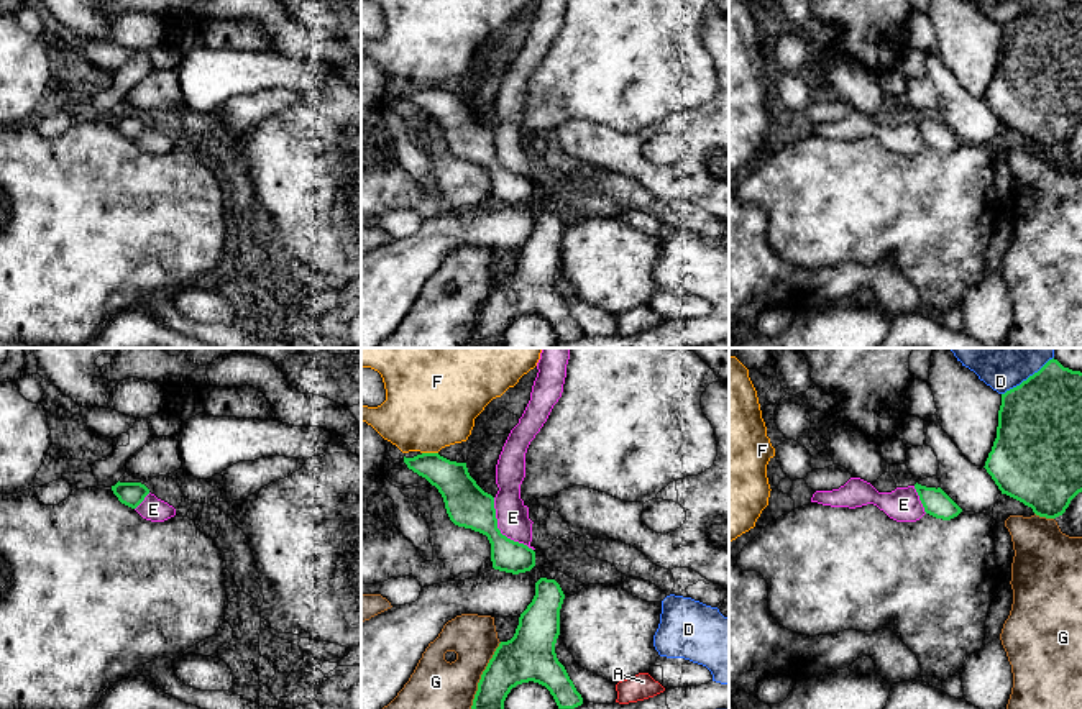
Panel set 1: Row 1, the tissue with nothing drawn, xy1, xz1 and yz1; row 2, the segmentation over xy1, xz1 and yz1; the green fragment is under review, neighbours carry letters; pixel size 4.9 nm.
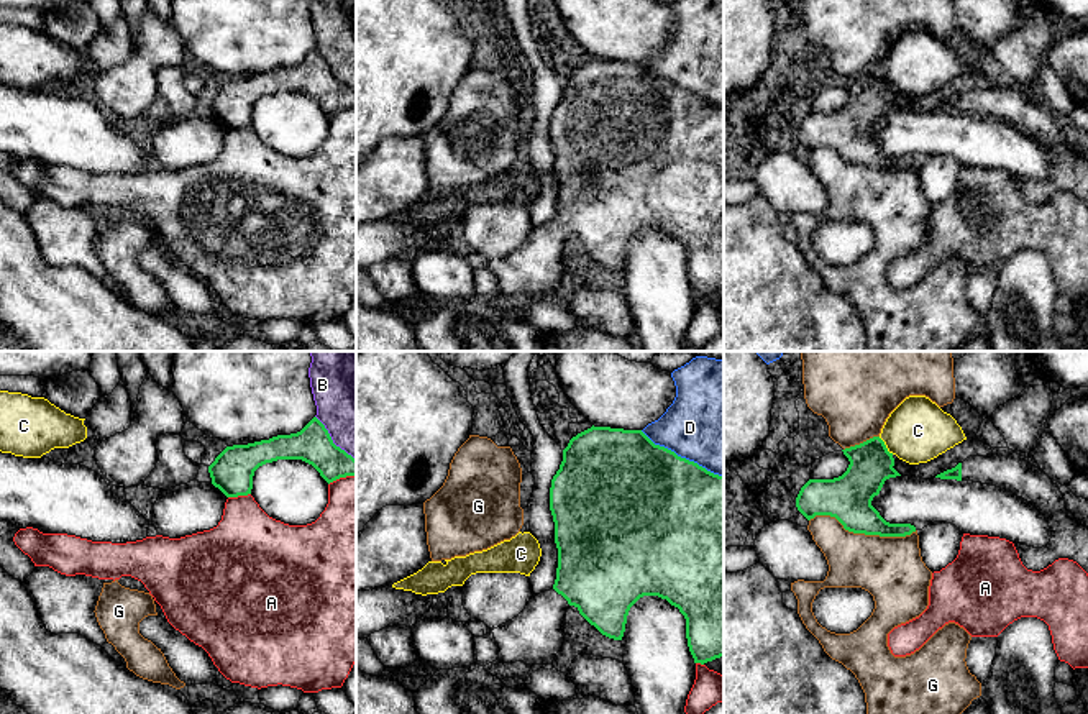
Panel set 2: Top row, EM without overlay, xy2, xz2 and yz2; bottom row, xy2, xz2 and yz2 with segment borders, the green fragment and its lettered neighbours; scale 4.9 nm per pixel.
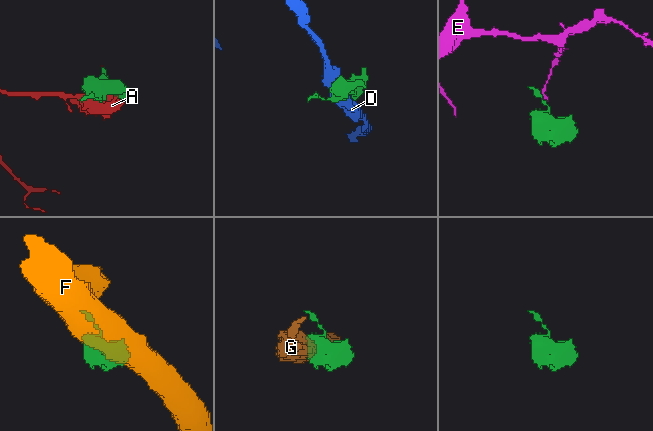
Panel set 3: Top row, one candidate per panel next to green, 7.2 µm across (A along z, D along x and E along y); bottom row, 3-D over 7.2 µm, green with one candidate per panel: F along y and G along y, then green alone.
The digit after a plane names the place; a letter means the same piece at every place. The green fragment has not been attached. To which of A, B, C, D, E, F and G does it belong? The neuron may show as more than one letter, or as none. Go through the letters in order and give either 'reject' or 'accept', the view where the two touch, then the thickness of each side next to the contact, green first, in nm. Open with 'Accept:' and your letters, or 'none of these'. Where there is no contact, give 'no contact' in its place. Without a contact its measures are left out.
Accept: none of these
A: reject; meets green in xy2; 200 nm thick on the green side, 340 nm on the other
B: reject; meets green in xy2; 190 nm thick on the green side, 360 nm on the other
C: reject; meets green in yz2; 200 nm thick on the green side, 320 nm on the other
D: reject; meets green in xz2; 500 nm thick on the green side, 460 nm on the other
E: reject; meets green in xz1; 220 nm thick on the green side, 160 nm on the other
F: reject; meets green in xz1; 180 nm thick on the green side, 420 nm on the other
G: reject; meets green in yz2; 220 nm thick on the green side, 320 nm on the other

